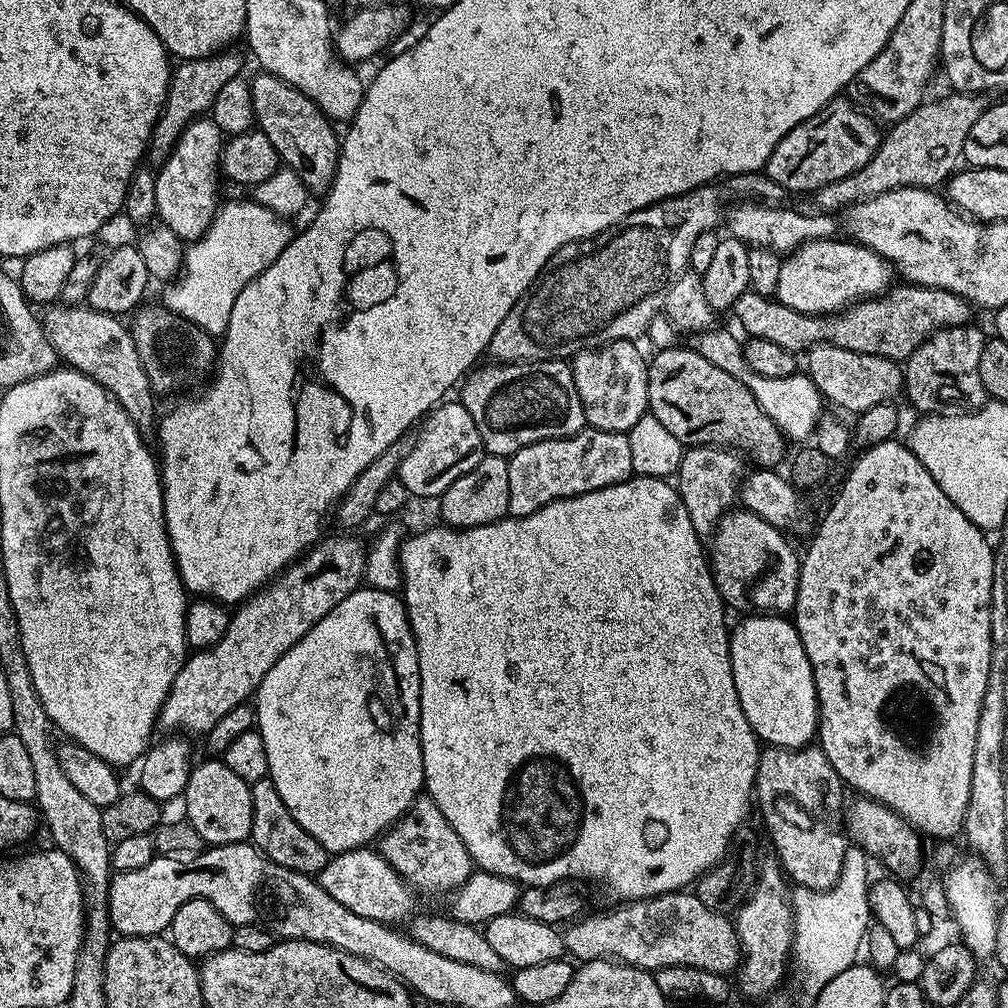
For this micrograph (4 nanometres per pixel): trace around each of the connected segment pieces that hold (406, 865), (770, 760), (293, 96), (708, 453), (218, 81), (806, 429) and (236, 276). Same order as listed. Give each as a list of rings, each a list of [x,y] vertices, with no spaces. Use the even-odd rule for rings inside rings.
[[[431,798],[416,799],[408,807],[408,813],[379,837],[378,851],[417,893],[429,892],[432,896],[440,896],[443,892],[451,894],[461,888],[474,871],[470,854],[462,838],[458,838],[458,830],[446,822],[442,810],[438,810]]]
[[[819,746],[803,748],[773,748],[765,747],[760,753],[758,770],[756,771],[756,786],[754,789],[754,804],[764,818],[768,827],[768,836],[776,850],[775,859],[784,870],[784,875],[793,885],[810,890],[826,890],[838,882],[838,874],[842,874],[842,862],[850,841],[842,827],[841,809],[845,807],[845,785],[840,775],[830,766],[830,758]]]
[[[263,70],[257,71],[256,77],[250,80],[250,98],[254,102],[255,127],[266,138],[270,138],[274,150],[278,150],[281,161],[300,176],[301,182],[309,193],[327,193],[340,157],[341,137],[336,136],[333,125],[323,110],[306,94],[294,86],[282,82],[274,74]]]
[[[692,446],[683,453],[678,491],[690,514],[690,522],[694,522],[694,530],[702,538],[711,537],[721,516],[737,503],[740,482],[746,472],[743,463],[741,453],[727,446]]]
[[[236,50],[215,52],[213,56],[203,56],[193,60],[177,63],[172,69],[172,80],[168,84],[168,97],[164,103],[164,110],[157,120],[152,138],[146,153],[146,160],[153,169],[159,170],[166,162],[166,158],[174,150],[178,138],[190,126],[201,118],[207,117],[214,106],[214,98],[218,98],[218,90],[226,86],[226,82],[237,79],[240,72],[240,56]]]
[[[713,326],[705,331],[697,332],[691,337],[690,346],[706,362],[718,366],[718,370],[726,370],[734,378],[744,381],[744,385],[754,394],[758,406],[768,417],[780,427],[789,441],[804,440],[813,435],[816,431],[816,424],[822,415],[822,397],[814,382],[803,371],[797,370],[786,378],[766,378],[757,372],[746,371],[744,362],[744,345],[741,337],[734,333],[727,332],[724,328]]]
[[[252,198],[221,203],[204,234],[185,247],[182,274],[165,287],[168,289],[164,292],[163,307],[183,320],[189,320],[203,332],[209,332],[214,338],[223,337],[230,322],[230,310],[234,310],[234,302],[238,302],[238,294],[242,294],[245,286],[258,278],[258,274],[262,274],[262,270],[266,270],[266,266],[270,266],[270,262],[274,262],[292,241],[294,228],[288,224],[285,217],[257,204]]]

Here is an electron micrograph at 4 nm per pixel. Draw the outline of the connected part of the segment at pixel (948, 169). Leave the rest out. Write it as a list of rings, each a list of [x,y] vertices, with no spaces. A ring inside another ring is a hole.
[[[953,91],[951,95],[944,96],[941,100],[929,99],[920,104],[909,116],[891,125],[883,133],[878,150],[872,155],[870,162],[862,166],[862,170],[819,188],[814,193],[814,200],[824,207],[821,209],[825,213],[836,214],[859,204],[861,200],[886,194],[890,190],[935,189],[943,185],[957,171],[964,155],[966,134],[970,134],[970,126],[978,122],[986,107],[979,95],[969,91]]]

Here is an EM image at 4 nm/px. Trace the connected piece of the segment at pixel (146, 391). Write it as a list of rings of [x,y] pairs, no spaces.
[[[52,306],[45,312],[48,313],[42,316],[44,333],[50,346],[54,346],[57,357],[67,367],[94,378],[94,382],[102,385],[119,402],[122,410],[126,410],[137,428],[151,429],[158,420],[158,396],[150,386],[150,378],[146,378],[146,370],[142,366],[142,358],[138,358],[138,346],[134,346],[129,325],[121,317],[95,312],[87,306]]]

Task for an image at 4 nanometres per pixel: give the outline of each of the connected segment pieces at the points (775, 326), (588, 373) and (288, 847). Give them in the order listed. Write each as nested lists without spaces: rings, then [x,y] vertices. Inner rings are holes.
[[[907,282],[898,284],[878,296],[857,300],[839,312],[823,314],[790,310],[790,306],[773,297],[749,290],[733,302],[730,312],[736,315],[737,322],[748,331],[751,339],[775,342],[777,346],[797,354],[816,344],[833,344],[897,362],[907,361],[908,356],[914,354],[914,350],[918,350],[918,346],[928,340],[936,329],[967,324],[973,319],[973,305],[958,294],[950,294],[950,290]]]
[[[615,340],[599,350],[571,357],[572,377],[589,428],[627,434],[648,412],[648,360],[630,340]]]
[[[267,778],[257,780],[251,785],[251,790],[251,843],[255,844],[266,858],[278,862],[278,866],[286,866],[286,870],[294,870],[315,877],[326,866],[330,853],[314,837],[306,834],[306,830],[302,830],[302,826],[298,826],[298,822],[294,822],[290,810],[286,810],[286,802],[282,802],[282,798],[278,798],[278,790],[272,780]]]

